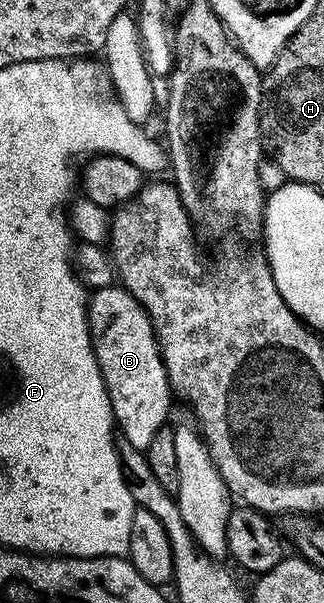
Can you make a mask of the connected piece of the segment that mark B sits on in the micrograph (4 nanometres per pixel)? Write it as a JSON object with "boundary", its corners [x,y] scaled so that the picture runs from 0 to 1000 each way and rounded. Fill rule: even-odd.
{"boundary":[[[367,471],[327,474],[278,489],[269,536],[364,711],[410,743],[448,750],[472,723],[485,723],[497,708],[519,705],[515,692],[528,687],[534,662],[472,537],[438,504]]]}

